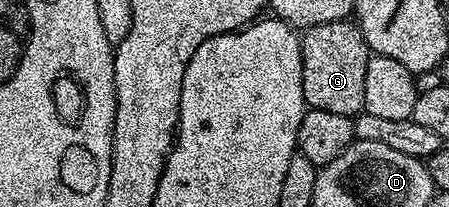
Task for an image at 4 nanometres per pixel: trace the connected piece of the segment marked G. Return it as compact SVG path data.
M350 19L338 20L337 22L321 22L319 26L313 26L302 33L301 43L301 78L303 79L303 103L307 108L316 108L317 110L329 110L329 114L341 114L342 116L356 117L363 112L363 103L365 102L365 70L367 63L371 61L372 53L367 47L365 38L361 34L358 23Z

